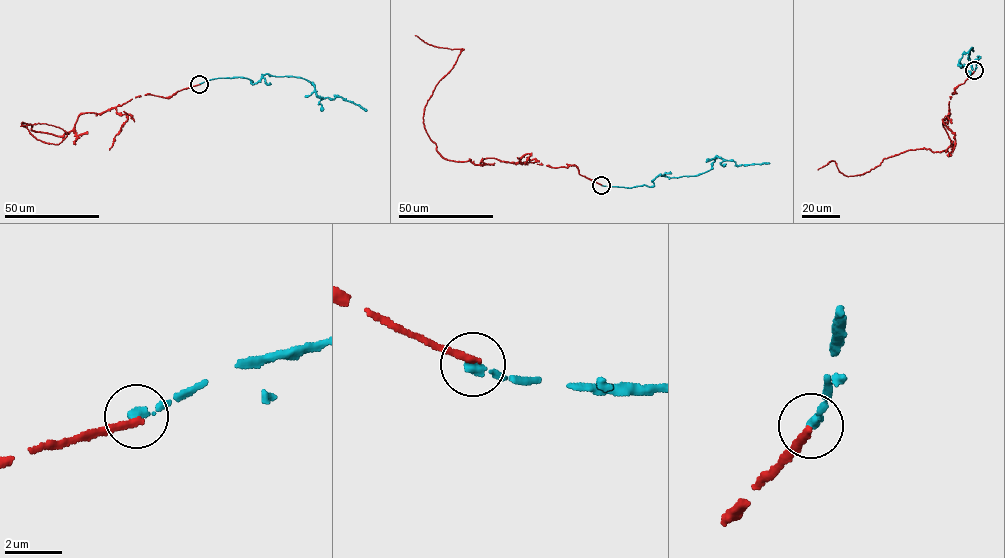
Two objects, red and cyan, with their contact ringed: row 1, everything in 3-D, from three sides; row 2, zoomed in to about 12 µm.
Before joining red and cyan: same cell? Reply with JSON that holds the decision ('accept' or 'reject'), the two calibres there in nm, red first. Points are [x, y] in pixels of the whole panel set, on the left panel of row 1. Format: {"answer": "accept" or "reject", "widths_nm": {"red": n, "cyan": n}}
{"answer": "reject", "widths_nm": {"red": 240, "cyan": 300}}

